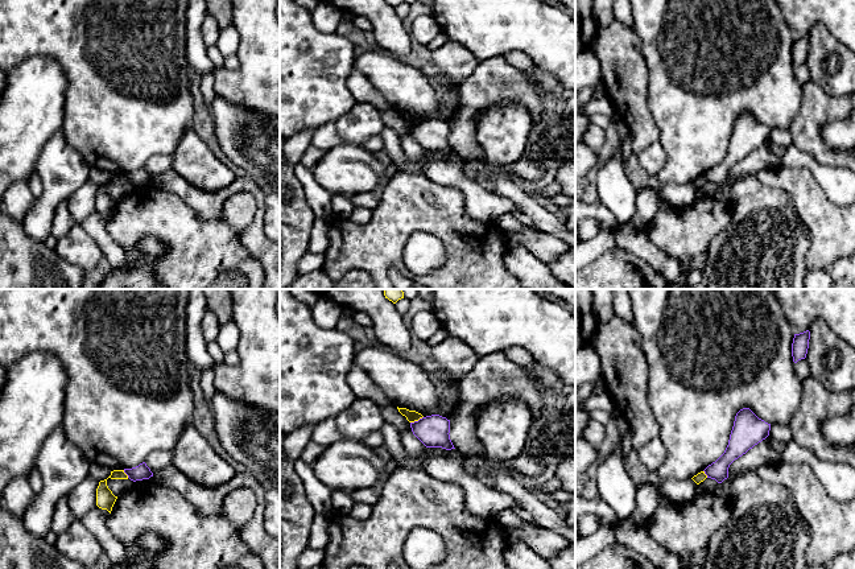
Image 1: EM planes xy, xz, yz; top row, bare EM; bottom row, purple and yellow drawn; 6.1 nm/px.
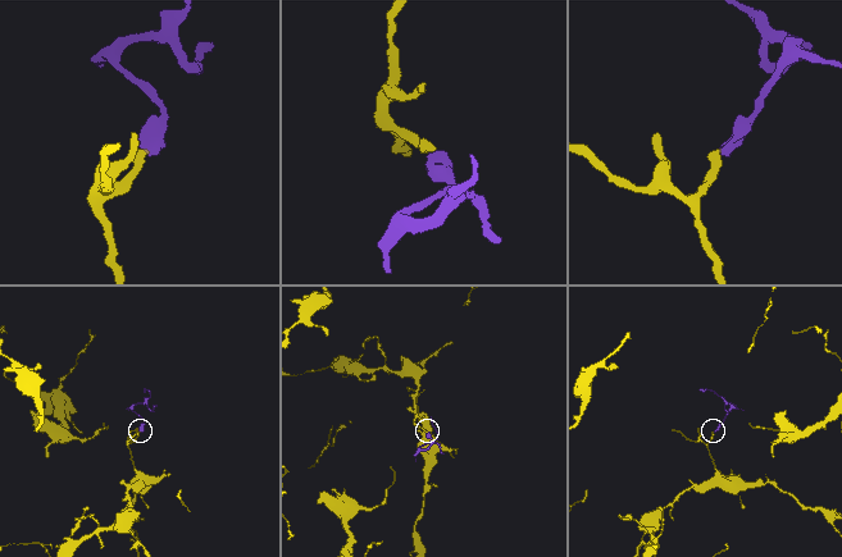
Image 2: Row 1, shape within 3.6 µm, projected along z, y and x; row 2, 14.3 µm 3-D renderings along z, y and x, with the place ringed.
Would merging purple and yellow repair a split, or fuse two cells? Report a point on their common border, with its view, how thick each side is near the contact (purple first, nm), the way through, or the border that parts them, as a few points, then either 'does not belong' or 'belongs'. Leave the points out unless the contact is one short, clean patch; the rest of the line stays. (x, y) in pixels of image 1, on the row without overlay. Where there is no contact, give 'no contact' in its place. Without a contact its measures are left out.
xz (416, 126) | 190/70 nm | along xz (422, 120), (411, 127) | does not belong

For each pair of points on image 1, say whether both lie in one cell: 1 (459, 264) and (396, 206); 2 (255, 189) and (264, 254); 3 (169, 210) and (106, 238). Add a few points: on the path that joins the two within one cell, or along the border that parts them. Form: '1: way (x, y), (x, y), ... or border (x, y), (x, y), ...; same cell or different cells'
1: way (458, 243), (421, 206), (417, 206); same cell
2: way (260, 205), (257, 238); same cell
3: border (108, 218), (107, 231), (123, 250), (126, 262); different cells

